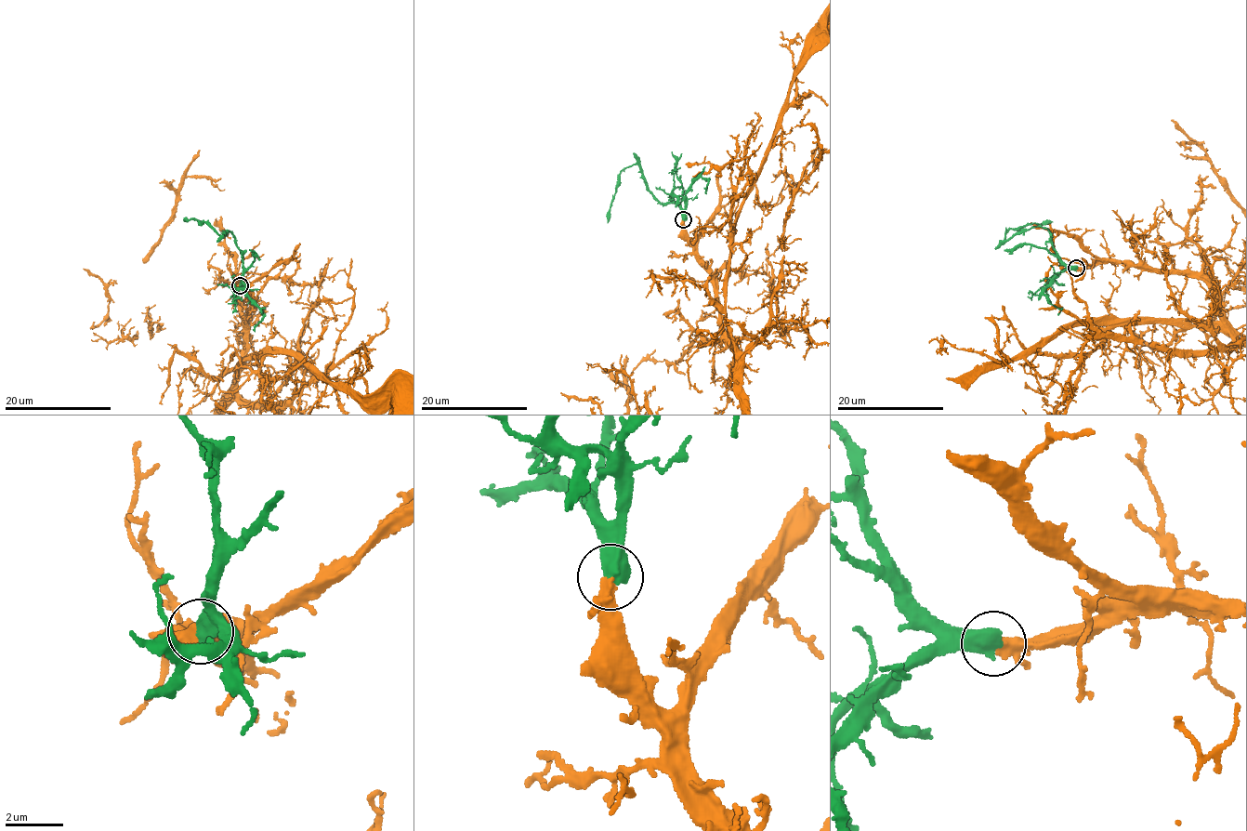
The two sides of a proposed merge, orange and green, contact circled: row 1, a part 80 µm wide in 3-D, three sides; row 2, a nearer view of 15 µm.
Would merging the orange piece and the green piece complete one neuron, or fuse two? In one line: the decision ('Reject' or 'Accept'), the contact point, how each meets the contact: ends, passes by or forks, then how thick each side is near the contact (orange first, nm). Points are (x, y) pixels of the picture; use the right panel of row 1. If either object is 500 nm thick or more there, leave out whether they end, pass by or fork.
Accept. Place: (1076, 268). Thickness 280 nm (orange) against 650 nm

